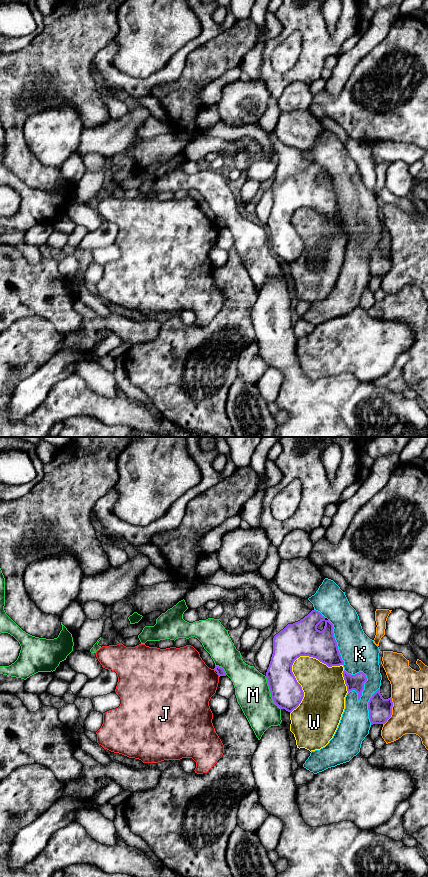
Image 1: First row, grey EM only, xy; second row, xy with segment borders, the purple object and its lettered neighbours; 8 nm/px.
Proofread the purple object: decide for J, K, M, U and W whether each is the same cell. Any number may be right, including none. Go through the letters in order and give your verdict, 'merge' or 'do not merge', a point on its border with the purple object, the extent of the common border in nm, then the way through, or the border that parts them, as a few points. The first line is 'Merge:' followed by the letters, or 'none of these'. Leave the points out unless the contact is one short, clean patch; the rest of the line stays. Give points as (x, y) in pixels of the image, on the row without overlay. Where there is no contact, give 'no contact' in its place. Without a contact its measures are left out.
Merge: none of these
J: do not merge | xy (218, 226) | 40 nm
K: do not merge | xy (365, 229) | 280 nm
M: do not merge | xy (271, 245) | 300 nm
U: do not merge | xy (391, 263) | 240 nm
W: do not merge | xy (293, 214) | 600 nm

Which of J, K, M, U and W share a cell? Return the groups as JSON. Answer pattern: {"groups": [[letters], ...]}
{"groups": [["J"], ["K"], ["M"], ["U"], ["W"]]}

